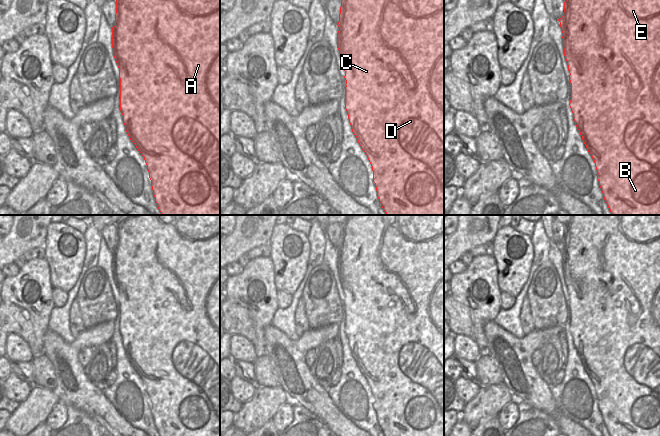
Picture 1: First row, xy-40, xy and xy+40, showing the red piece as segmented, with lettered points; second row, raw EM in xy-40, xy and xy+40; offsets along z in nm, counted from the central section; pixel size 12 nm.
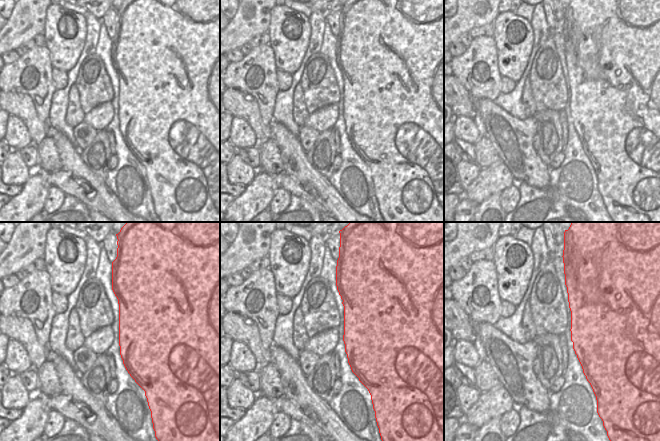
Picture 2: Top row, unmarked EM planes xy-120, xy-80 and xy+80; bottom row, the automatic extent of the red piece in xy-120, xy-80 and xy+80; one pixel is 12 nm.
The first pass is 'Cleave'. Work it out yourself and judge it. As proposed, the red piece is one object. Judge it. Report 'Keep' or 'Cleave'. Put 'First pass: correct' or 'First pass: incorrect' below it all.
Keep
First pass: incorrect

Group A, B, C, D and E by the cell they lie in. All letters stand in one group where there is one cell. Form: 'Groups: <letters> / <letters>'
Groups: A B C D E

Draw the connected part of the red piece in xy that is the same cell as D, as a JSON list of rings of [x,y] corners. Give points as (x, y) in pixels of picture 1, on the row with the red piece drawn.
[[[341,0],[337,48],[345,71],[345,109],[353,134],[372,166],[377,197],[387,215],[444,215],[444,0]]]

